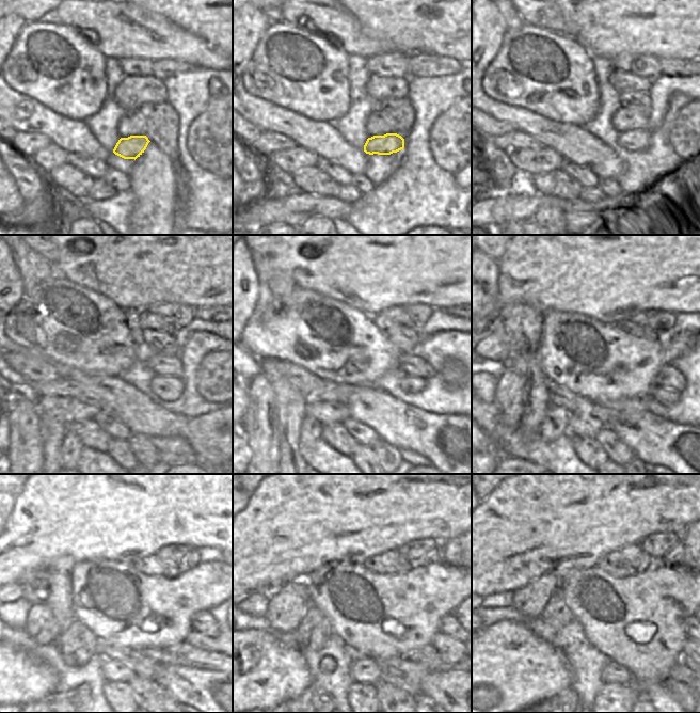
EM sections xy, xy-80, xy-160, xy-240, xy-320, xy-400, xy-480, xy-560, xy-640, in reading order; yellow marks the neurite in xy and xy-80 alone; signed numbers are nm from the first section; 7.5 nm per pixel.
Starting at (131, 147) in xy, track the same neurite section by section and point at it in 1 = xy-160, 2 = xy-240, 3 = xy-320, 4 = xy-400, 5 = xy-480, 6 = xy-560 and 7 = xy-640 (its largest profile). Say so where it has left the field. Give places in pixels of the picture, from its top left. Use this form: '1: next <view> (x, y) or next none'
1: next xy-160 (637, 141)
2: next xy-240 (168, 389)
3: next xy-320 (411, 384)
4: next xy-400 (667, 397)
5: next xy-480 (194, 638)
6: next xy-560 (447, 645)
7: next xy-640 (688, 654)

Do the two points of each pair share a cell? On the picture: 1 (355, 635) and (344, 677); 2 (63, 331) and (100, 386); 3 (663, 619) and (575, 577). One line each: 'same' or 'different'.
1: different
2: different
3: same

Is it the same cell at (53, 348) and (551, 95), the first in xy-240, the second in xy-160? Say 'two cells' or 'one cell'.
one cell

